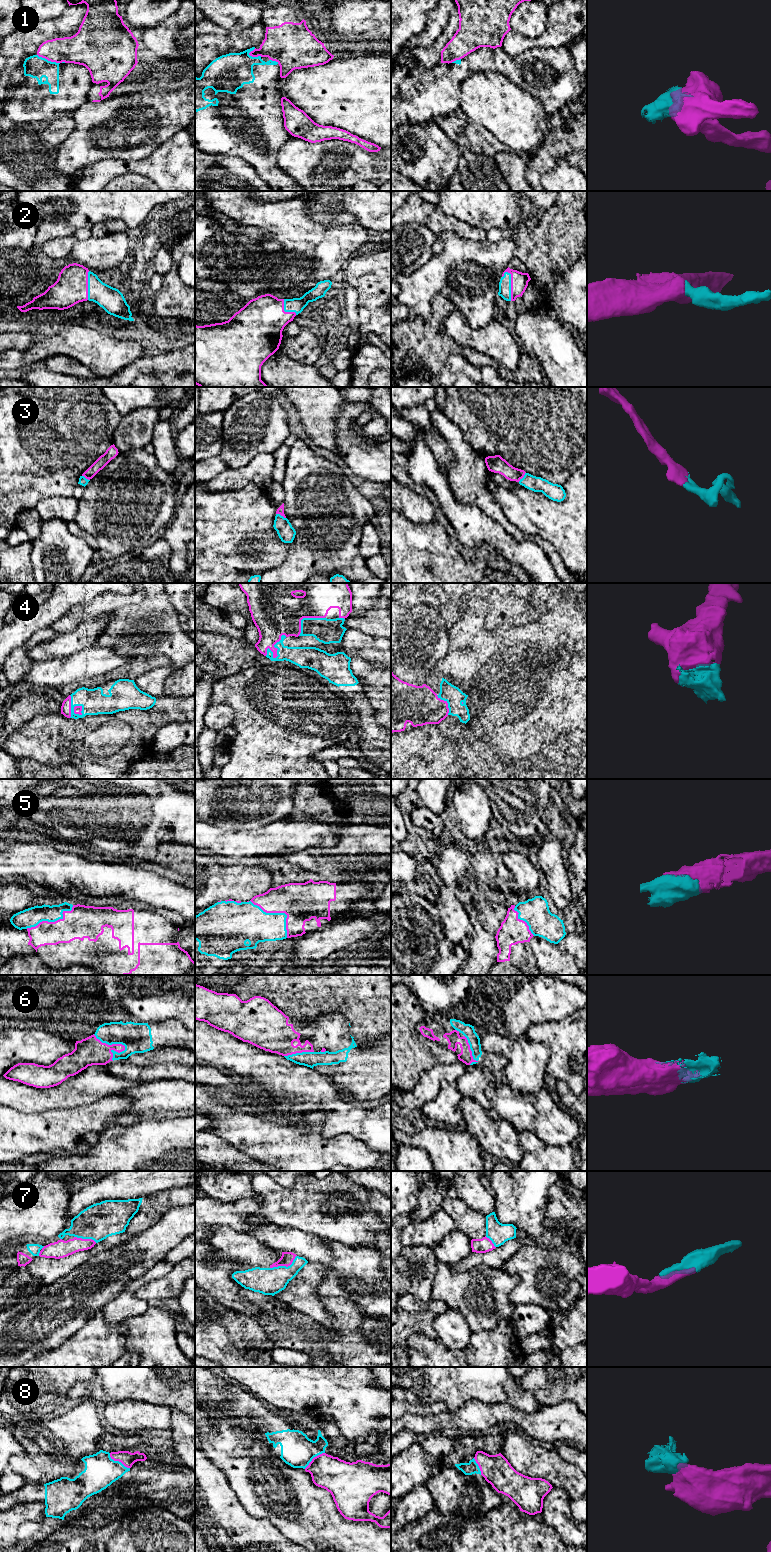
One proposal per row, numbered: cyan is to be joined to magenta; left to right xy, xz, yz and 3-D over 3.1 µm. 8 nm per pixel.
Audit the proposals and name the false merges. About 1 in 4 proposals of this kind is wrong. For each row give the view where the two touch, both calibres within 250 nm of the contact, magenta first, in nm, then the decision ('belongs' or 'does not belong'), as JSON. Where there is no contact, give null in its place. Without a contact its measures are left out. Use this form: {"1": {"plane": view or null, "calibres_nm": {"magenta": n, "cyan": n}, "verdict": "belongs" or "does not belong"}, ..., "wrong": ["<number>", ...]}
{"1": {"plane": "xy", "calibres_nm": {"magenta": 240, "cyan": 180}, "verdict": "does not belong"}, "2": {"plane": "yz", "calibres_nm": {"magenta": 140, "cyan": 100}, "verdict": "belongs"}, "3": {"plane": "yz", "calibres_nm": {"magenta": 140, "cyan": 130}, "verdict": "belongs"}, "4": {"plane": "xz", "calibres_nm": {"magenta": 240, "cyan": 180}, "verdict": "belongs"}, "5": {"plane": "xz", "calibres_nm": {"magenta": 320, "cyan": 300}, "verdict": "belongs"}, "6": {"plane": "xy", "calibres_nm": {"magenta": 220, "cyan": 240}, "verdict": "belongs"}, "7": {"plane": "xz", "calibres_nm": {"magenta": 100, "cyan": 220}, "verdict": "belongs"}, "8": {"plane": "xy", "calibres_nm": {"magenta": 120, "cyan": 260}, "verdict": "belongs"}, "wrong": ["1"]}

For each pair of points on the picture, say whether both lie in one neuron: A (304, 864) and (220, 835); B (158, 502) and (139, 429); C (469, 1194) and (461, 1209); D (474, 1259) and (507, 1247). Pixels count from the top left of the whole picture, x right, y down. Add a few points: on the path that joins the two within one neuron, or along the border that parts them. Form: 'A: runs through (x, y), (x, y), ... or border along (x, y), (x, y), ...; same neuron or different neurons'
A: border along (300, 851), (277, 854), (275, 856); different neurons
B: border along (143, 448), (120, 452); different neurons
C: border along (457, 1196), (470, 1208), (479, 1210), (485, 1215); different neurons
D: runs through (482, 1259), (495, 1259), (499, 1255); same neuron

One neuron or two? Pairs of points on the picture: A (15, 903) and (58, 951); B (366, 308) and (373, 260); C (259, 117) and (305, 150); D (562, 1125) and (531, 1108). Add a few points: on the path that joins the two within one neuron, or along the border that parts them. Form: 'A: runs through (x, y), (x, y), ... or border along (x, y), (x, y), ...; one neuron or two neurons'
A: border along (37, 904), (16, 912), (10, 919); two neurons
B: runs through (373, 296), (373, 272); one neuron
C: border along (292, 136), (277, 152); two neurons
D: runs through (554, 1125), (539, 1115); one neuron

